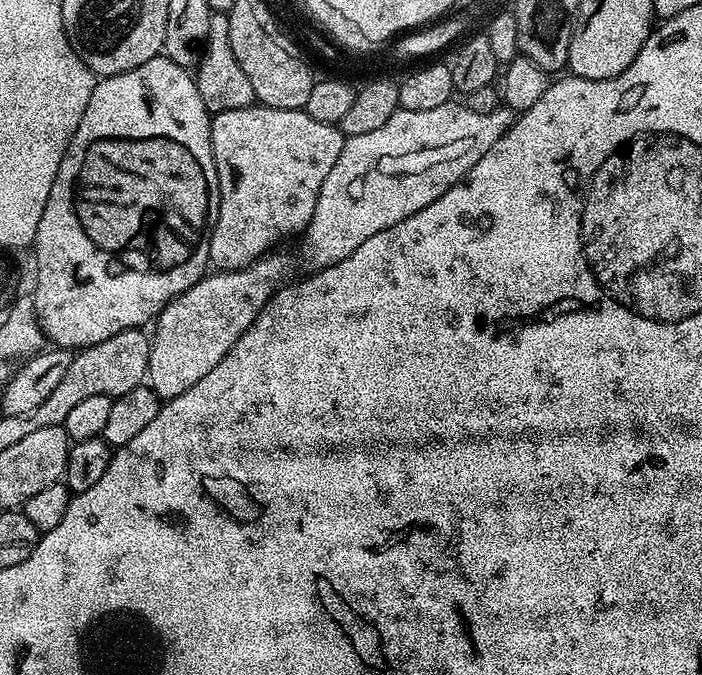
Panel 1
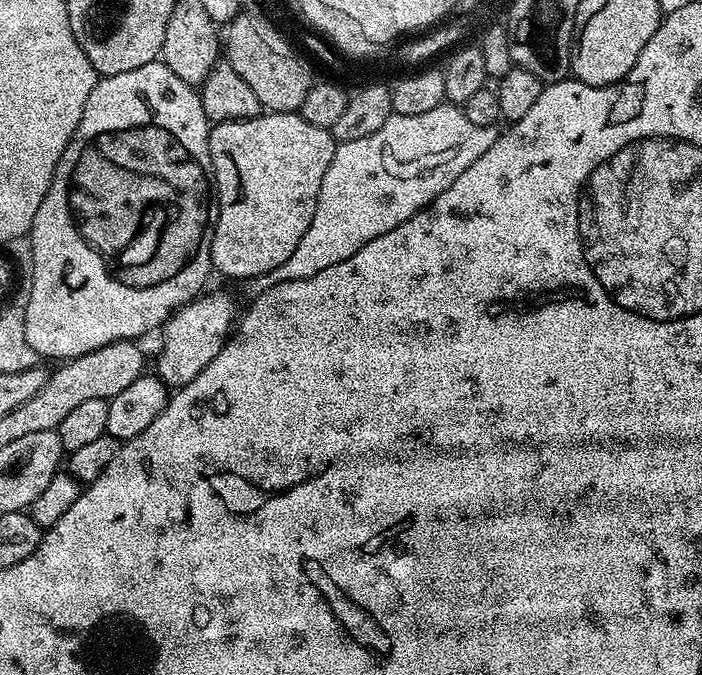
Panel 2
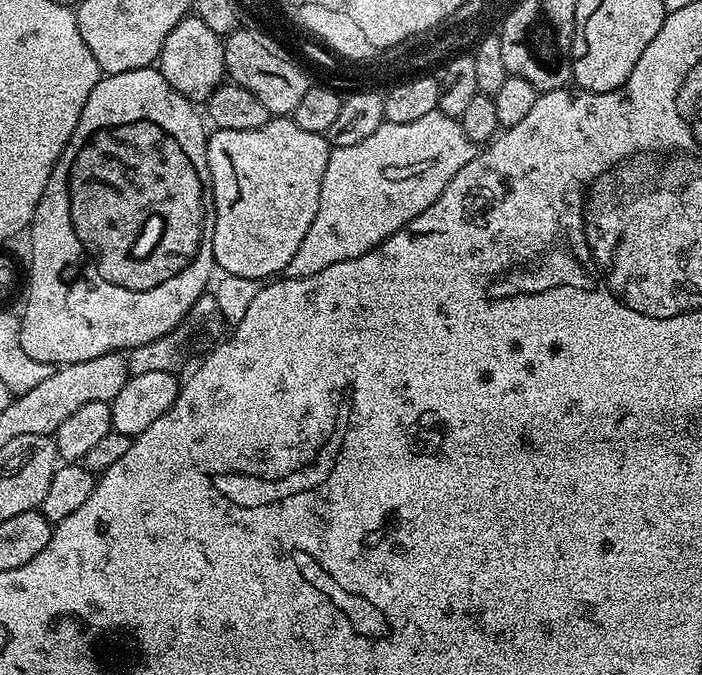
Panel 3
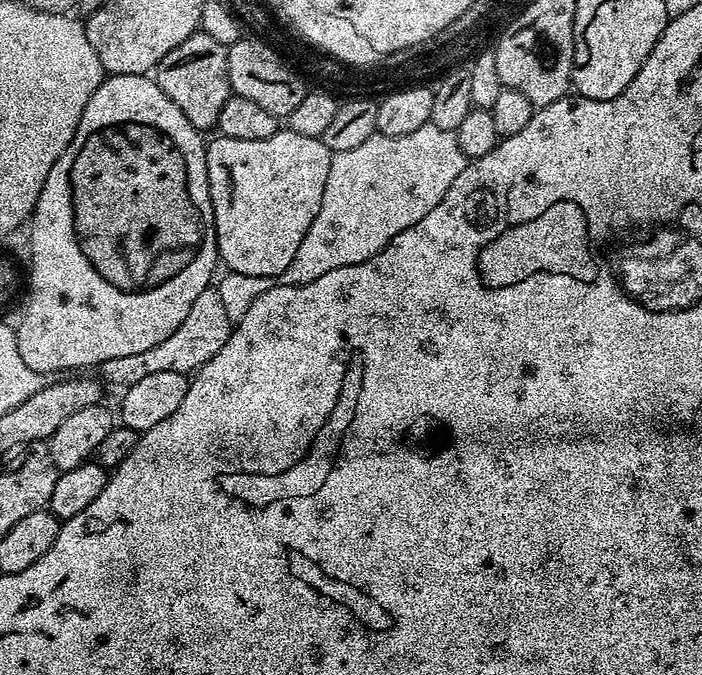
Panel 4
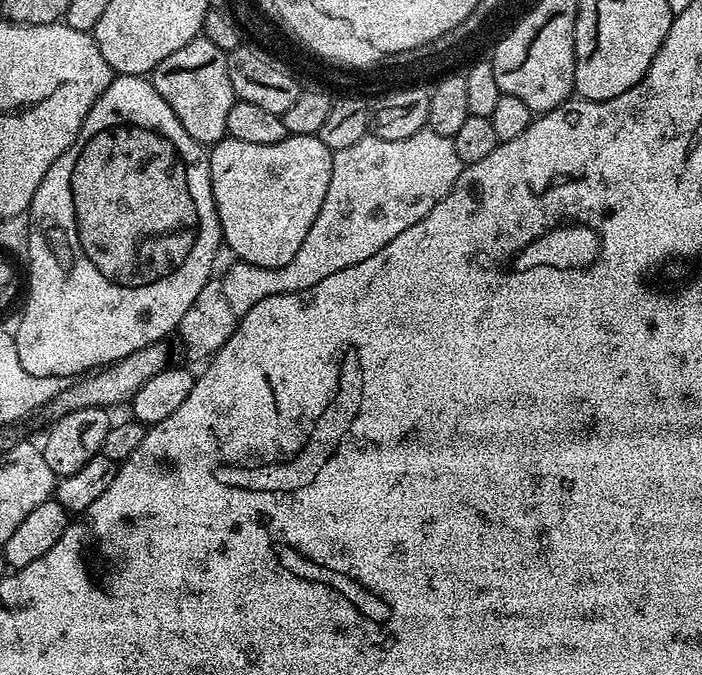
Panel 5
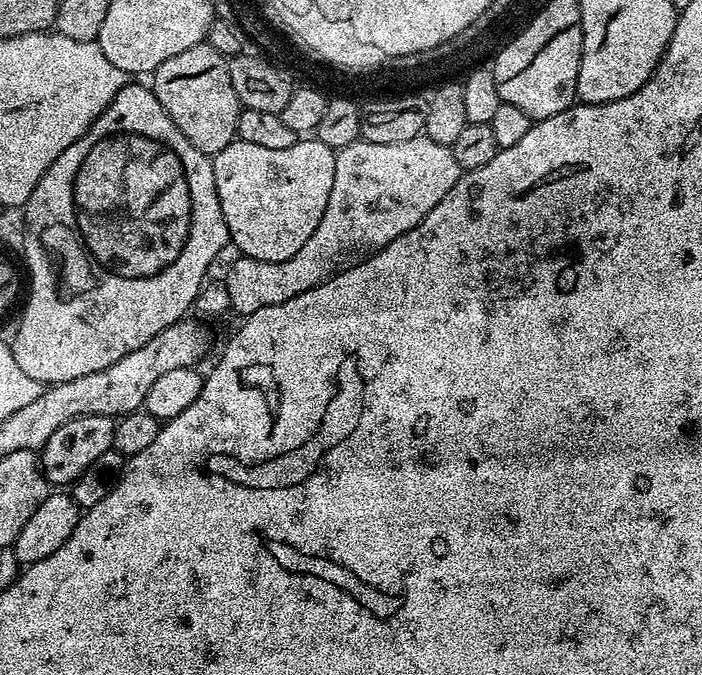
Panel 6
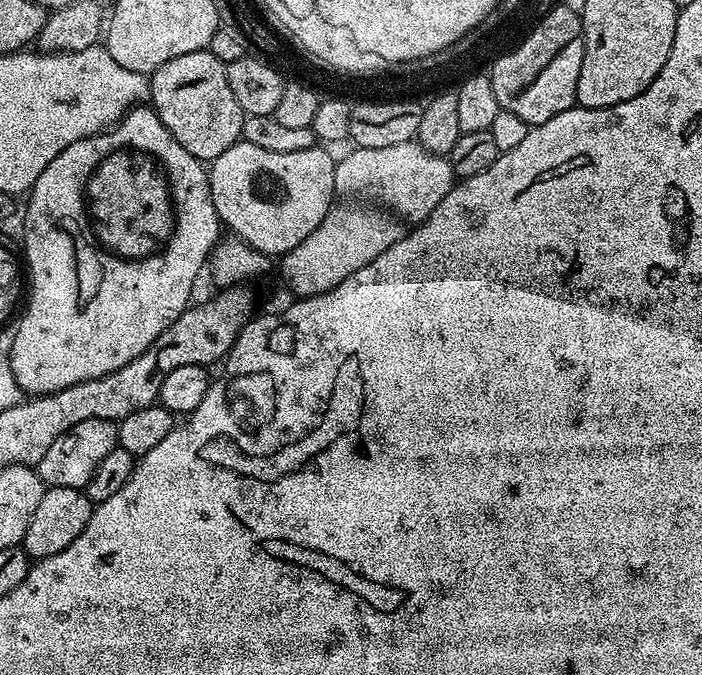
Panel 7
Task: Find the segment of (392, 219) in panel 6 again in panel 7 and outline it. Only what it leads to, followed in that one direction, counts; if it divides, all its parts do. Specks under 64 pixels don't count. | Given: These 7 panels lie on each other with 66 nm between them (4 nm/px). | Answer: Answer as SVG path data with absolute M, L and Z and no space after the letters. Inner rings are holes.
M420 142L381 148L352 146L349 149L344 157L336 160L337 193L349 192L352 195L349 197L352 198L369 196L374 200L372 202L379 202L401 221L409 220L409 225L415 226L425 220L434 206L438 206L438 202L442 202L442 198L446 198L446 194L452 189L454 177L451 163L445 157L443 160L442 157L427 152Z

